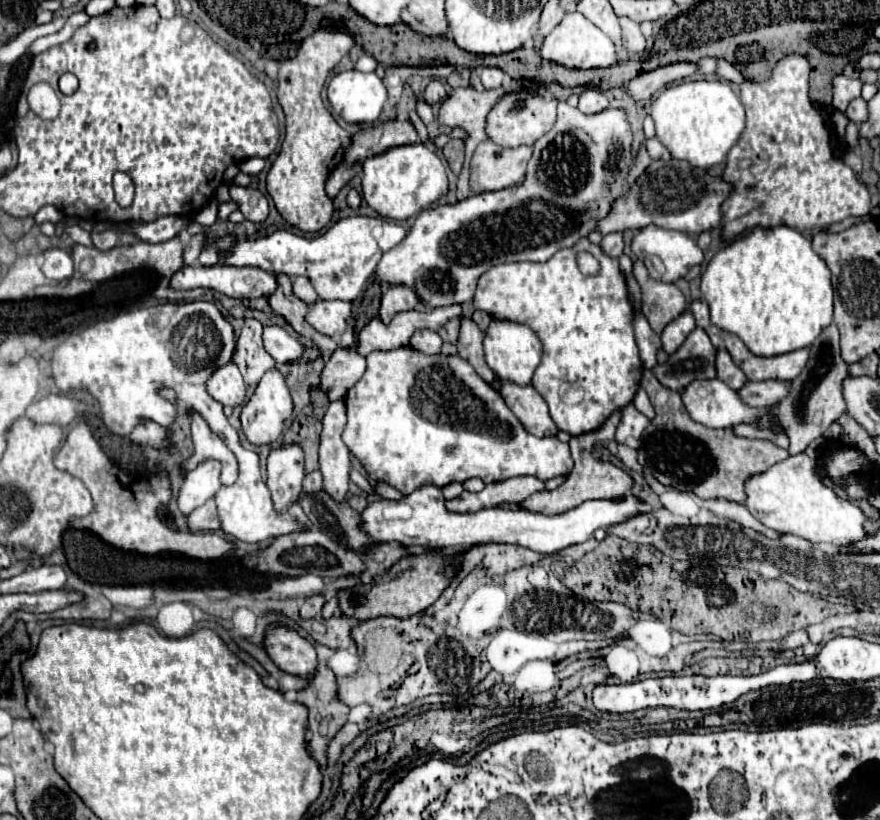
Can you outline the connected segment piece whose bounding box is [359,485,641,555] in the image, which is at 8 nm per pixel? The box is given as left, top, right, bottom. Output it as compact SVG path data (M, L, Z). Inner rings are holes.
M421 485L419 489L415 489L411 495L399 499L399 501L387 501L387 499L379 499L379 501L373 501L369 503L361 513L361 531L367 533L369 541L371 543L391 543L391 541L397 541L401 545L415 545L415 547L431 547L431 549L469 549L473 545L481 545L481 543L515 543L515 545L523 545L523 547L529 547L533 551L539 551L539 553L557 553L569 545L575 545L575 543L583 543L587 539L593 537L593 531L599 529L599 527L609 527L609 525L615 525L615 523L623 523L631 517L637 515L637 507L641 505L641 501L633 495L625 495L621 501L585 501L583 505L567 511L567 513L561 513L561 515L541 515L541 513L531 513L531 511L511 511L511 509L501 509L501 507L495 507L495 509L481 509L477 513L463 513L461 515L455 515L455 513L449 513L445 509L445 497L441 493L439 487L435 485Z

